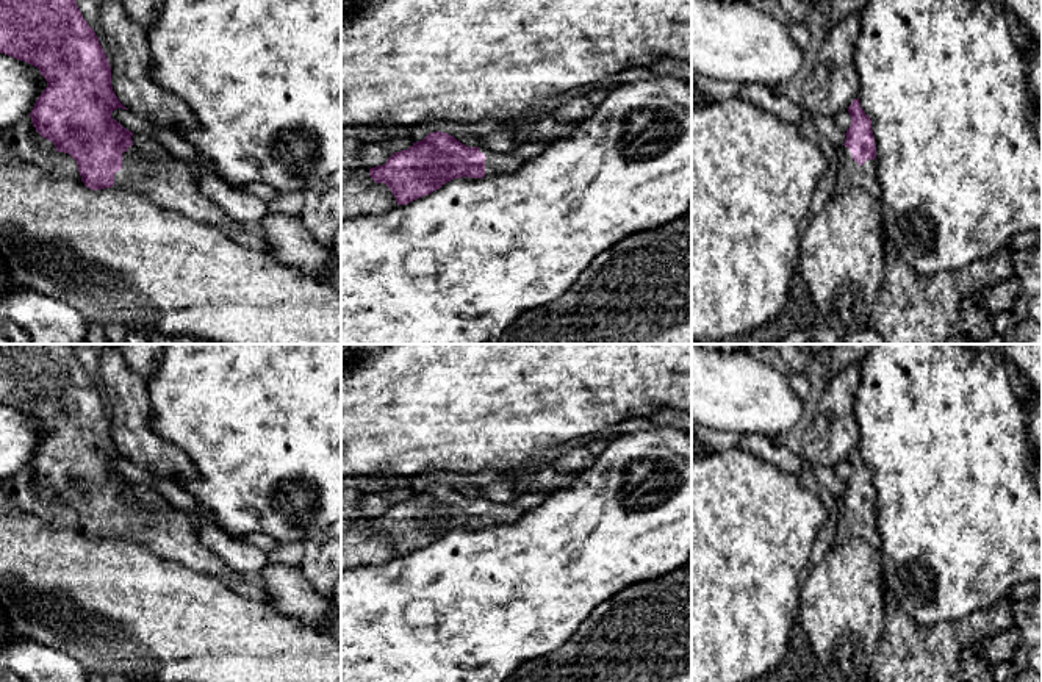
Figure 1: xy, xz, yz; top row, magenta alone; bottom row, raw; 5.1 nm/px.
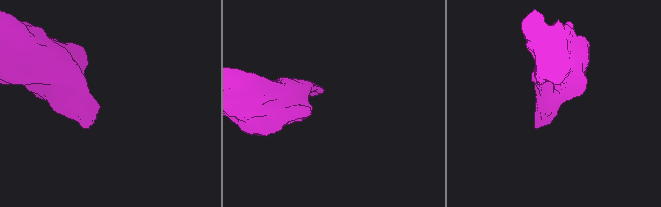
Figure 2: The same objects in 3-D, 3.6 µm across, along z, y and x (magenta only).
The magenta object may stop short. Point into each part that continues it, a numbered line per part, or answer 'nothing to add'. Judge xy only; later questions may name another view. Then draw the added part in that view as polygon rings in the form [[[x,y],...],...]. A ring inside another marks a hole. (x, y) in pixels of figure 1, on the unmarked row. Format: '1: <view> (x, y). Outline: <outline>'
1: xy (169, 532). Outline: [[[130,496],[122,504],[122,519],[114,524],[113,537],[147,546],[164,560],[177,562],[222,582],[239,577],[239,573],[228,568],[199,540],[189,513],[175,507],[155,508]]]

